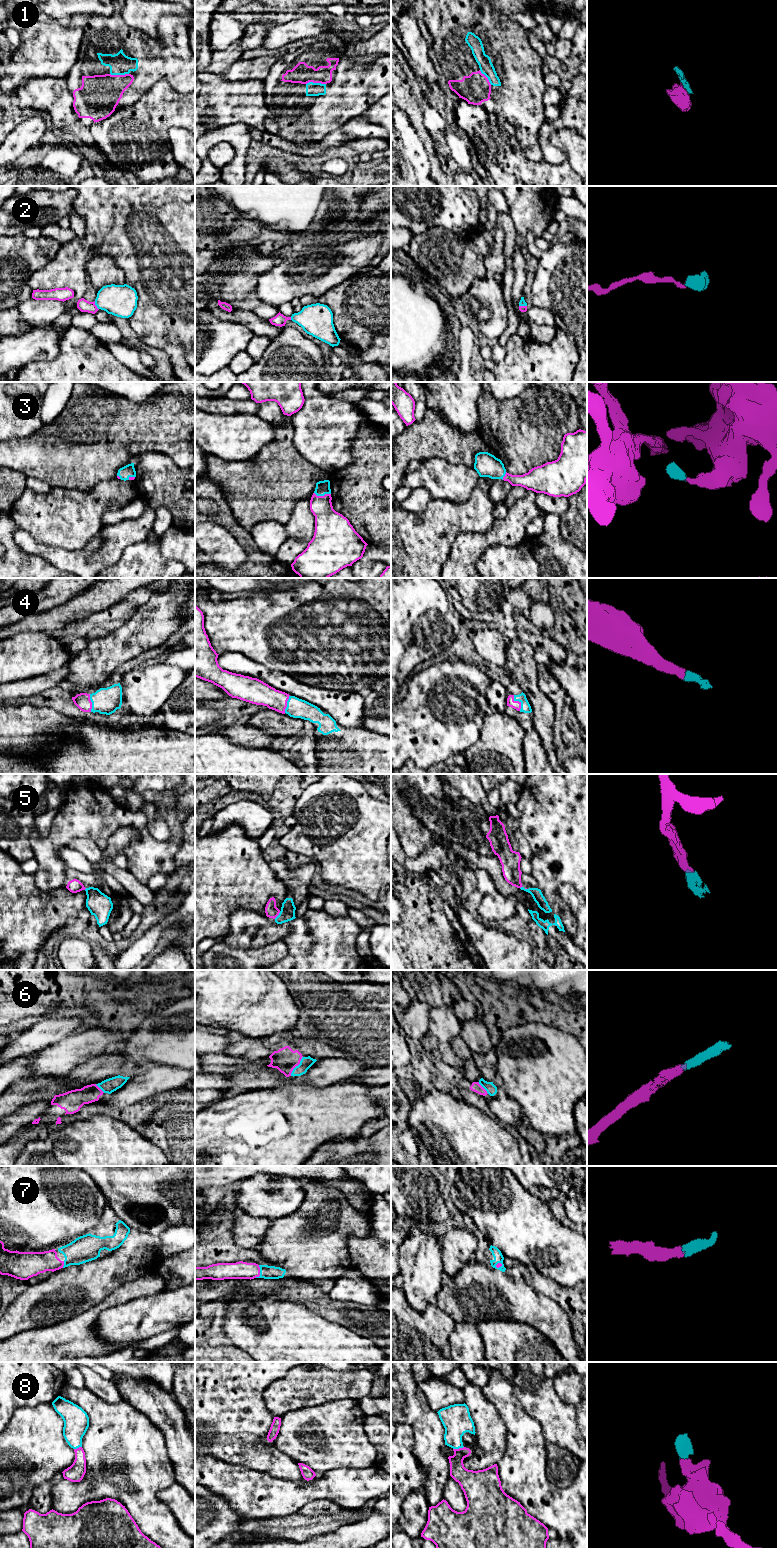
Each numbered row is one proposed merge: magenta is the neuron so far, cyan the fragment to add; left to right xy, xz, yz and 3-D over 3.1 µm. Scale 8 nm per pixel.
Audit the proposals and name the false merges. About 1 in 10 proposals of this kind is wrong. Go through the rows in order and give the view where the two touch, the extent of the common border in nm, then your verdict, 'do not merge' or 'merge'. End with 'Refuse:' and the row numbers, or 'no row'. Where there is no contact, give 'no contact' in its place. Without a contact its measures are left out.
1: meets magenta in xz; contact 160 nm long; merge
2: meets magenta in xy; contact 80 nm long; merge
3: meets magenta in xz; contact 140 nm long; merge
4: meets magenta in yz; contact 140 nm long; merge
5: meets magenta in xz; contact 80 nm long; merge
6: meets magenta in xz; contact 190 nm long; merge
7: meets magenta in xz; contact 110 nm long; merge
8: meets magenta in yz; contact 90 nm long; merge
Refuse: no row

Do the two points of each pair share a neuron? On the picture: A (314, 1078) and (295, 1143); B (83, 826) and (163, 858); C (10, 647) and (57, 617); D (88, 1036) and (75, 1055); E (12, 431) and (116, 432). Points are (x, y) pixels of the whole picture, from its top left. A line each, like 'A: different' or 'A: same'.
A: different
B: same
C: different
D: same
E: different

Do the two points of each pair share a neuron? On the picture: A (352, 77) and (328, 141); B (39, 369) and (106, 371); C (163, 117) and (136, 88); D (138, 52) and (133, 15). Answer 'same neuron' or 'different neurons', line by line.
A: different neurons
B: same neuron
C: different neurons
D: different neurons

